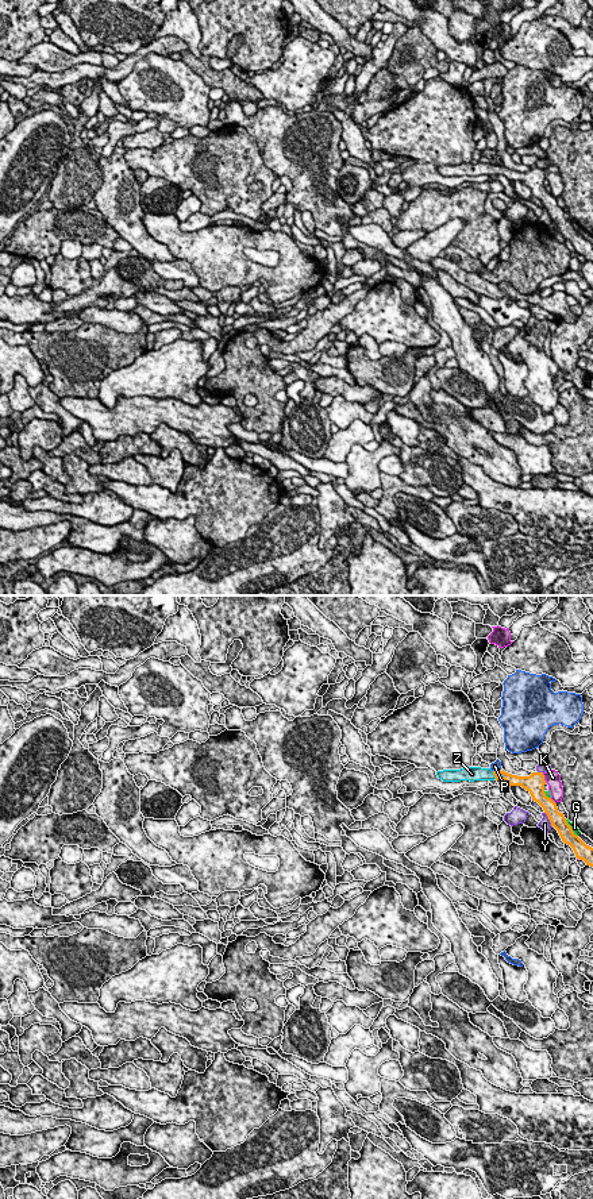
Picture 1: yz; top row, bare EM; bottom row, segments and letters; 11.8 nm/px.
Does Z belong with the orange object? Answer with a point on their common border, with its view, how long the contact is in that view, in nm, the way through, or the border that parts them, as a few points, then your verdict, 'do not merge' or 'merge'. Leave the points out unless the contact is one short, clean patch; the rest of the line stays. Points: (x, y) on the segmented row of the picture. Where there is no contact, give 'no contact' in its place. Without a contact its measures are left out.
meets orange in yz at (493, 774); contact 110 nm long; runs through yz (511, 779), (493, 774), (473, 774); merge

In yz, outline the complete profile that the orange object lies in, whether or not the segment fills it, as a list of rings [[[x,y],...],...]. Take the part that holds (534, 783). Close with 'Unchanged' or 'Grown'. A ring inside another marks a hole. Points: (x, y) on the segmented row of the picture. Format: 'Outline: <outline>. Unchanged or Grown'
Outline: [[[469,767],[461,770],[443,770],[436,772],[438,778],[443,782],[461,782],[461,780],[505,780],[511,786],[521,786],[525,789],[532,801],[538,802],[547,814],[551,826],[554,826],[562,841],[570,845],[575,857],[584,860],[586,865],[593,867],[593,848],[586,845],[567,824],[563,813],[558,811],[557,803],[544,793],[544,775],[543,772],[532,772],[530,776],[517,776],[502,771],[492,771],[490,768]]]. Grown

